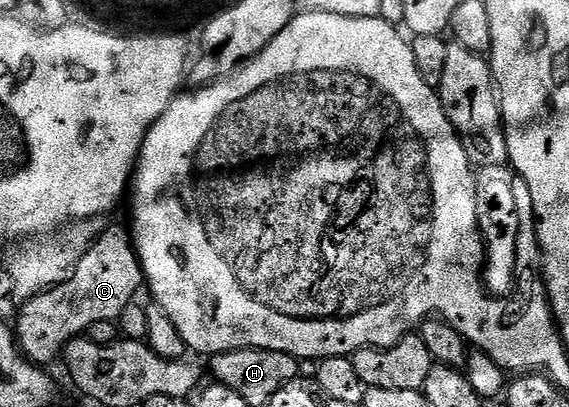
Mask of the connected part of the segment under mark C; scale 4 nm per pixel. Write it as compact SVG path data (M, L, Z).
M107 227L94 241L94 246L80 259L80 263L70 272L70 278L53 289L47 289L44 293L37 293L29 301L21 306L18 313L18 325L16 324L16 336L18 348L27 355L34 353L58 353L65 350L66 344L81 337L91 327L92 323L101 321L118 321L125 309L135 300L134 297L144 285L142 264L138 262L138 253L134 250L134 243L129 232L122 229Z

